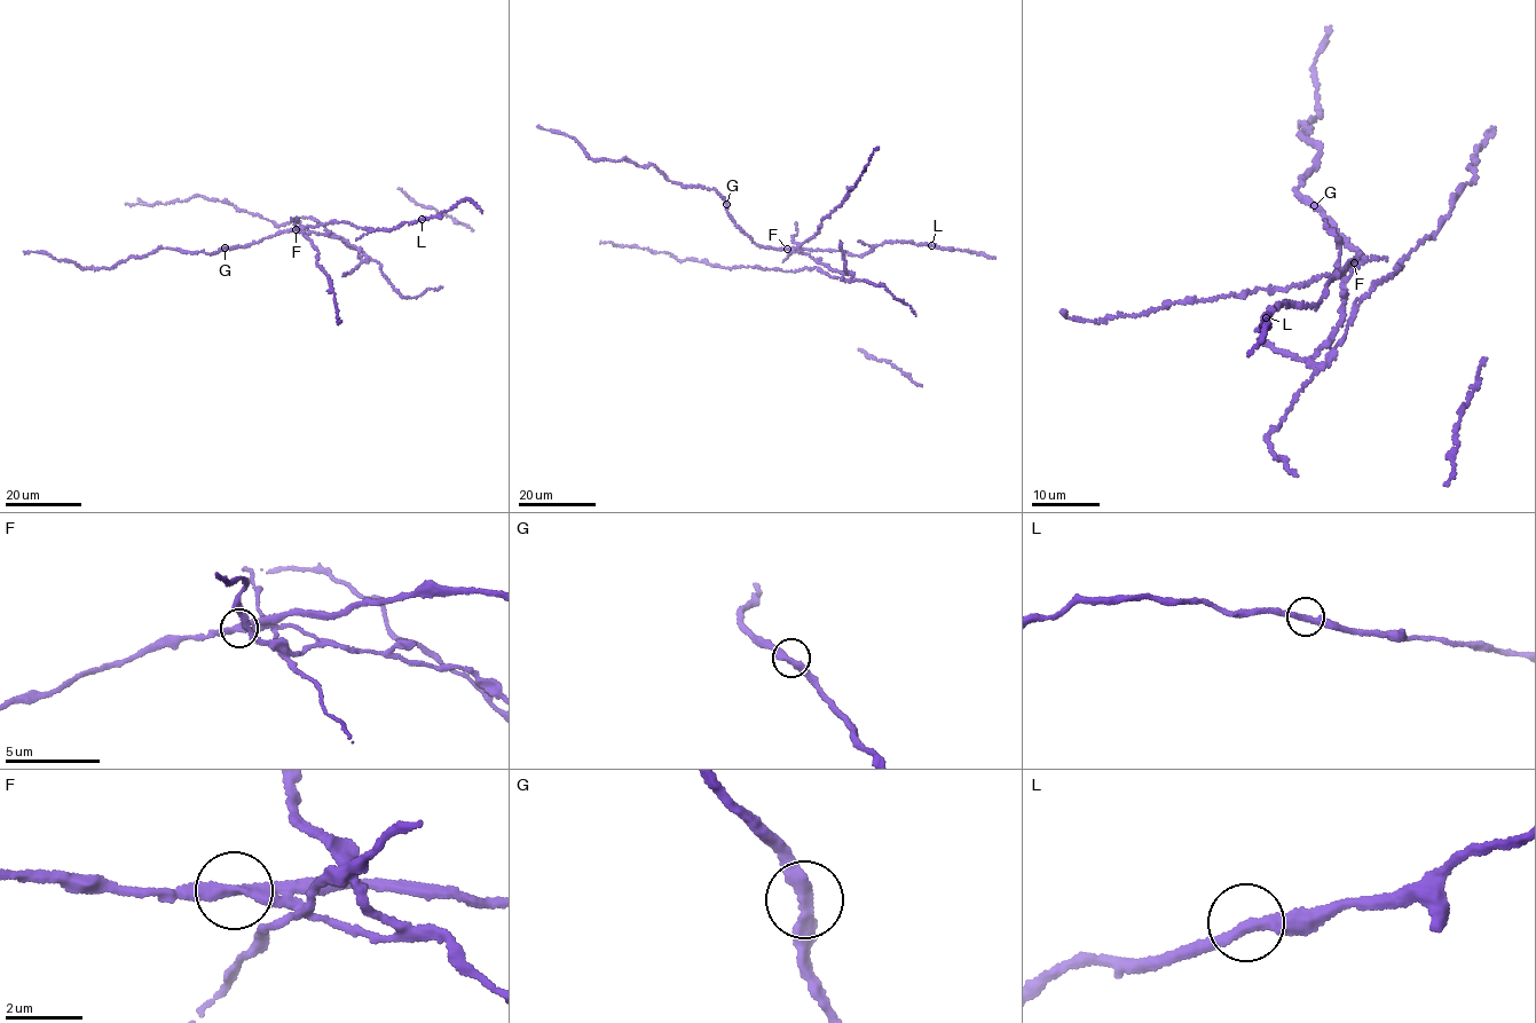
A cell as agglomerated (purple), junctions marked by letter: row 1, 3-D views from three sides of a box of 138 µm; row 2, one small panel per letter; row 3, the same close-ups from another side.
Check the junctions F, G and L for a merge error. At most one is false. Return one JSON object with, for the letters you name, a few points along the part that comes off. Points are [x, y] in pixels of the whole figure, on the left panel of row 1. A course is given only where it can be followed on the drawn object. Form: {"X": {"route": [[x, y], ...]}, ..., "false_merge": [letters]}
{"F": {"route": [[296, 229], [346, 239], [368, 259], [310, 218], [275, 225], [195, 195], [125, 204]]}, "false_merge": ["F"]}

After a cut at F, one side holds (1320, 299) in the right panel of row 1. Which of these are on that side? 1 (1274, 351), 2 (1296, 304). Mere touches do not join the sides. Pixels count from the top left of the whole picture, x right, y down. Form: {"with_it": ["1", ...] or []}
{"with_it": ["2"]}

